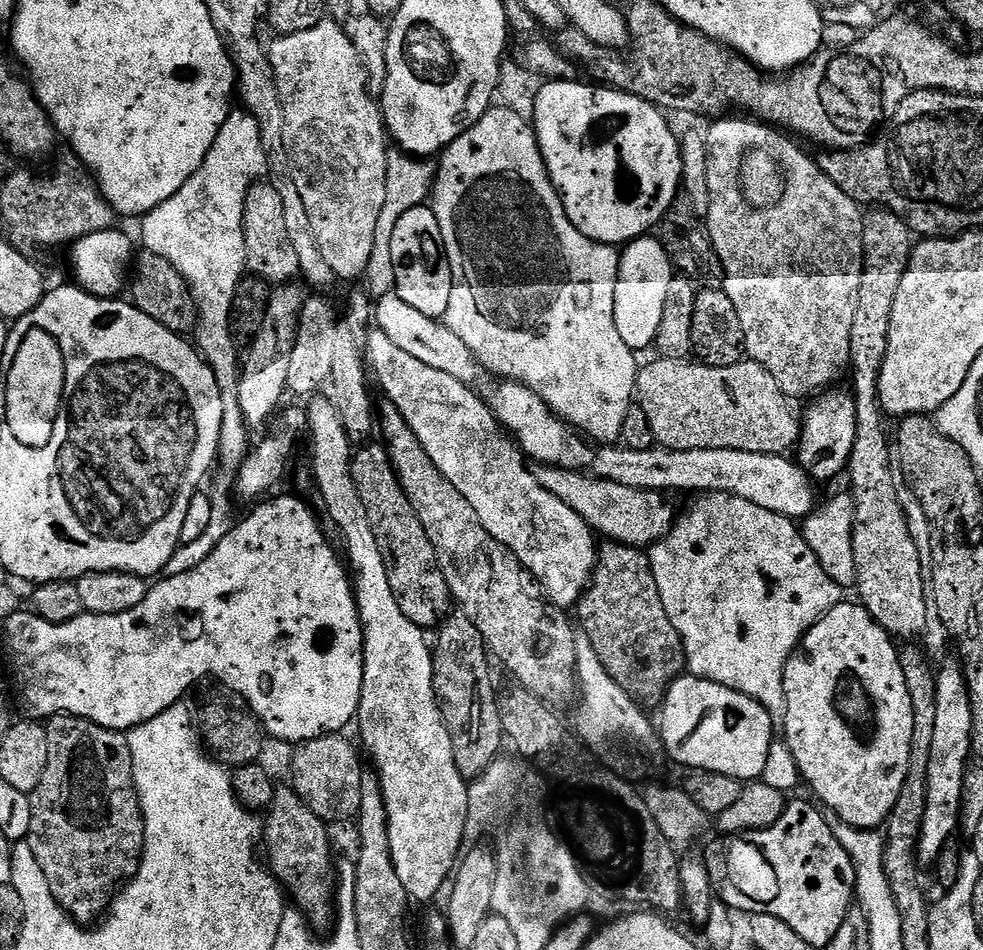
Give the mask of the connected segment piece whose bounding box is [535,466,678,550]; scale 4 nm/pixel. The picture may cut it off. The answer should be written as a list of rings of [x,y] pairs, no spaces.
[[[540,466],[535,469],[538,482],[559,498],[566,502],[578,518],[582,518],[591,526],[593,533],[599,534],[605,541],[616,541],[620,544],[628,544],[630,547],[647,550],[659,540],[663,540],[668,531],[671,530],[678,512],[672,509],[672,504],[663,492],[641,492],[634,486],[622,486],[613,480],[601,480],[600,477],[589,474],[587,471],[575,472],[573,468],[562,468],[559,466]]]

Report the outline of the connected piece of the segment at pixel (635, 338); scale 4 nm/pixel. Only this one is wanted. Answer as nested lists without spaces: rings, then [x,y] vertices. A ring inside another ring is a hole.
[[[645,234],[620,252],[620,273],[614,286],[614,322],[622,342],[633,350],[652,348],[666,324],[668,302],[674,291],[674,265],[663,243]]]

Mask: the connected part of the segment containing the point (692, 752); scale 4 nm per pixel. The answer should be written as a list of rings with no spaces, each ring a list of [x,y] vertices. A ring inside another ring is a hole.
[[[681,674],[664,693],[659,708],[658,736],[662,741],[663,751],[665,753],[668,751],[669,758],[674,763],[681,764],[684,770],[726,774],[741,782],[756,782],[761,779],[767,755],[774,741],[772,735],[774,721],[772,715],[754,698],[738,690],[730,690],[721,684],[704,680],[701,676]]]

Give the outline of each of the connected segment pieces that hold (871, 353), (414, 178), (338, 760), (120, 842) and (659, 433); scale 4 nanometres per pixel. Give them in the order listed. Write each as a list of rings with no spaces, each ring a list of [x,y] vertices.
[[[872,210],[864,217],[862,238],[864,273],[862,286],[858,290],[858,314],[854,314],[854,330],[850,330],[850,391],[856,400],[856,437],[846,469],[846,476],[852,479],[850,495],[854,505],[854,588],[860,591],[859,603],[887,630],[889,636],[919,637],[927,626],[926,564],[925,561],[924,564],[920,561],[920,548],[912,537],[908,516],[900,505],[894,452],[890,447],[889,433],[888,436],[884,433],[886,416],[881,411],[879,402],[879,374],[886,358],[891,311],[898,286],[909,268],[914,233],[895,212]]]
[[[403,150],[389,151],[388,165],[386,166],[386,197],[374,234],[374,247],[371,250],[370,262],[367,263],[364,275],[365,289],[373,299],[389,296],[395,291],[396,275],[390,254],[394,226],[398,226],[398,218],[402,218],[402,214],[406,214],[406,210],[421,207],[431,197],[436,170],[437,165],[431,159],[417,158]]]
[[[347,735],[319,736],[299,745],[292,756],[291,787],[313,814],[329,825],[355,821],[362,806],[362,786],[365,773],[360,772],[360,756],[357,745],[347,740]]]
[[[63,714],[51,717],[46,727],[48,729],[48,761],[46,770],[42,774],[42,782],[38,782],[36,789],[30,793],[32,805],[30,806],[30,830],[26,847],[32,851],[32,856],[36,859],[37,866],[40,867],[39,875],[42,880],[42,875],[44,875],[43,883],[48,893],[56,900],[56,905],[77,924],[88,926],[101,919],[110,897],[117,891],[118,886],[136,875],[136,869],[140,866],[140,854],[144,851],[144,816],[140,813],[140,799],[136,796],[136,783],[132,780],[132,759],[125,733],[114,732],[111,728],[103,728],[90,723],[89,720],[81,720],[79,716]]]
[[[656,358],[653,364],[648,364],[639,369],[636,374],[636,396],[638,397],[638,407],[650,418],[650,430],[654,430],[656,444],[661,448],[673,448],[674,450],[746,450],[750,454],[770,454],[771,456],[782,456],[797,447],[801,421],[792,413],[789,397],[785,396],[784,391],[774,382],[774,378],[760,364],[755,364],[753,360],[745,359],[734,366],[725,368],[712,368],[708,364],[691,362],[687,364],[684,358]]]

